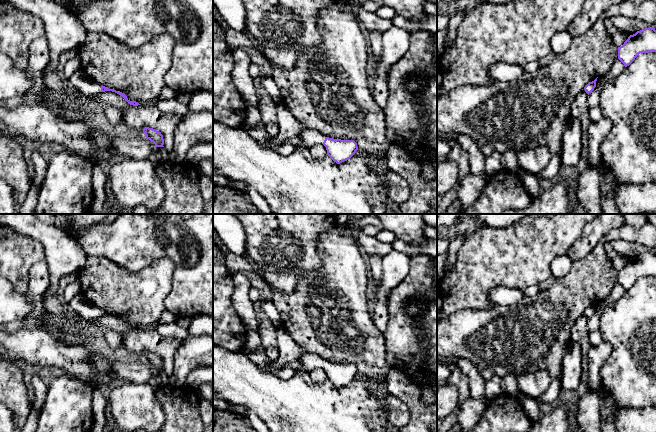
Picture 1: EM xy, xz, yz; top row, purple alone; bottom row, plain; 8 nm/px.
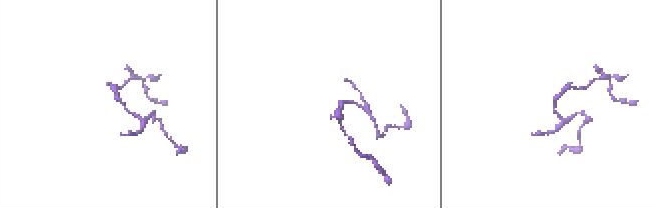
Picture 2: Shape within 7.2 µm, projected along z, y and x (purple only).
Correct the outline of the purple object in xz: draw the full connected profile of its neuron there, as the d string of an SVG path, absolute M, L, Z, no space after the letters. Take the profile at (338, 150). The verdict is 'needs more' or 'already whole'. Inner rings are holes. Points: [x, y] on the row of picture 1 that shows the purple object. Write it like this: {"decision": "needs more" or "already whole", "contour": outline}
{"decision": "needs more", "contour": "M311 128L304 129L298 137L305 146L323 144L326 147L327 155L337 164L350 159L358 150L357 143L354 140L325 137Z"}

